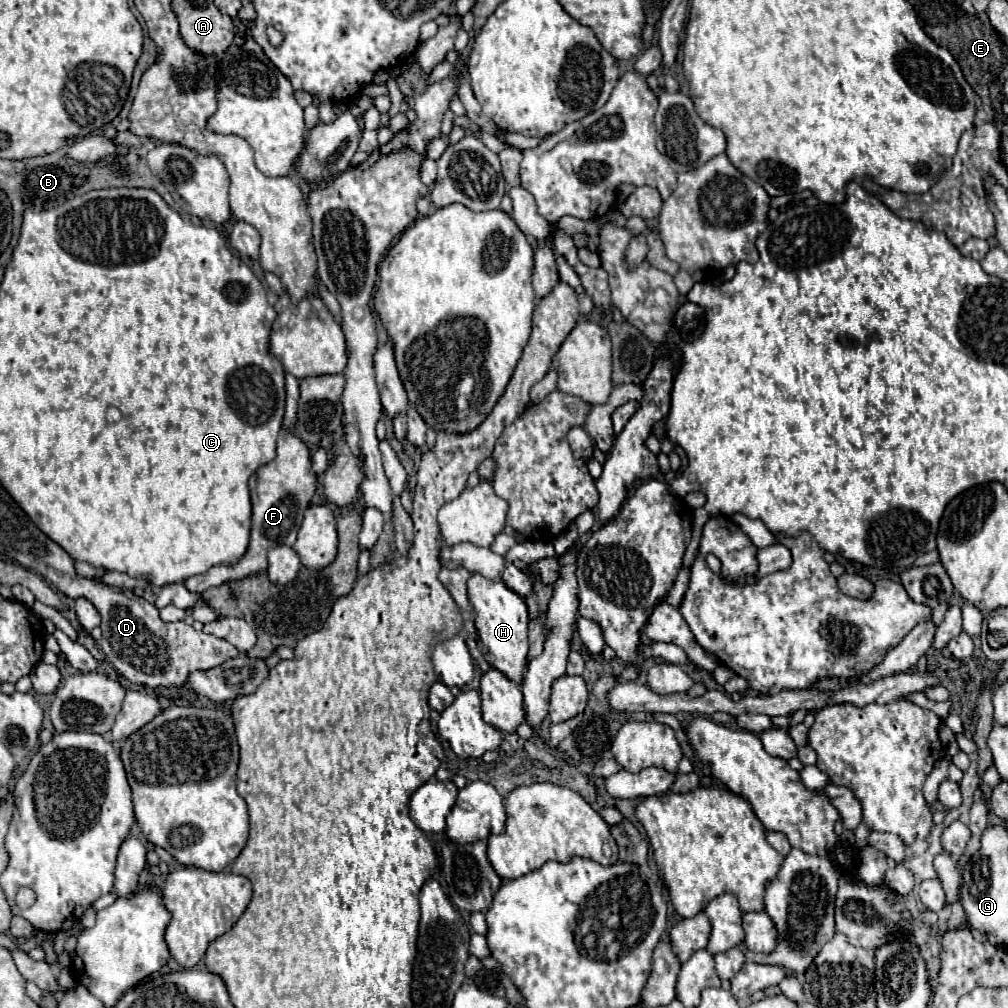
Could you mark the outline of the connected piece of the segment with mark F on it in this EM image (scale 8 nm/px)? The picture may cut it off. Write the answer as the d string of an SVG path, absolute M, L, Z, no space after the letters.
M281 429L277 437L277 459L269 465L263 465L251 479L249 491L253 501L253 529L251 529L251 543L247 553L239 559L239 563L225 567L217 565L209 569L205 575L195 575L183 581L183 585L191 591L201 595L209 587L219 587L227 581L243 579L247 575L255 575L267 569L267 549L277 545L293 545L297 539L299 525L303 521L303 513L307 511L311 497L315 495L317 475L311 471L311 453L307 445L289 429Z

